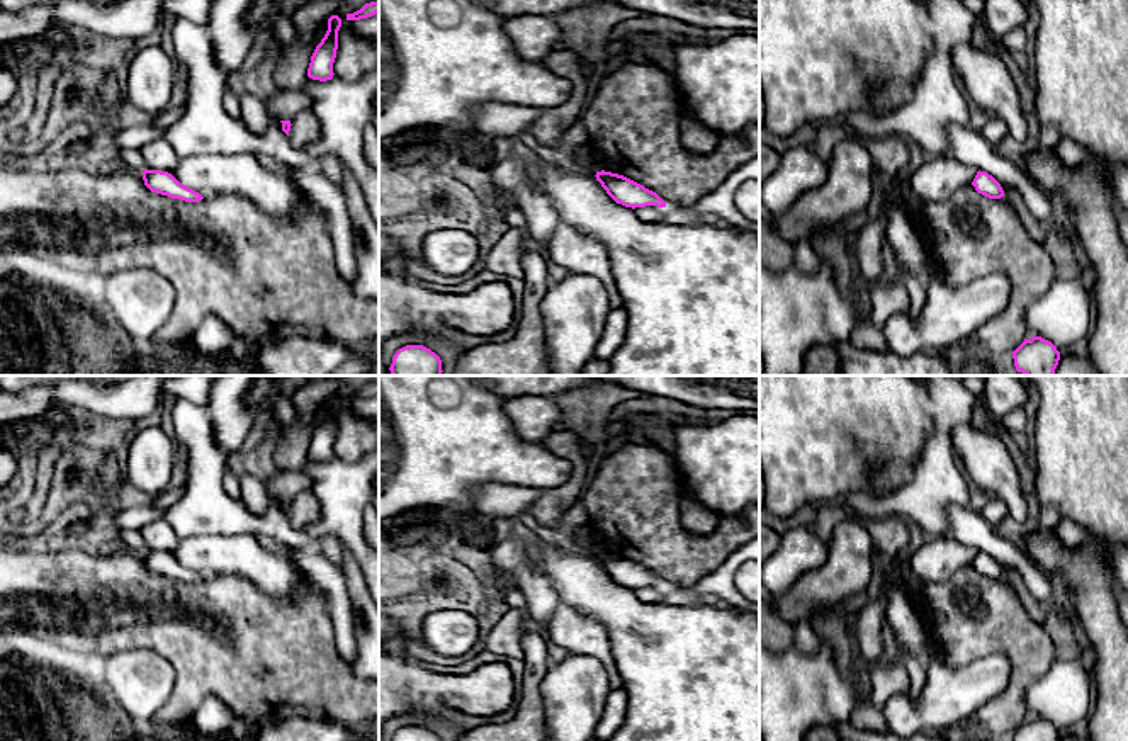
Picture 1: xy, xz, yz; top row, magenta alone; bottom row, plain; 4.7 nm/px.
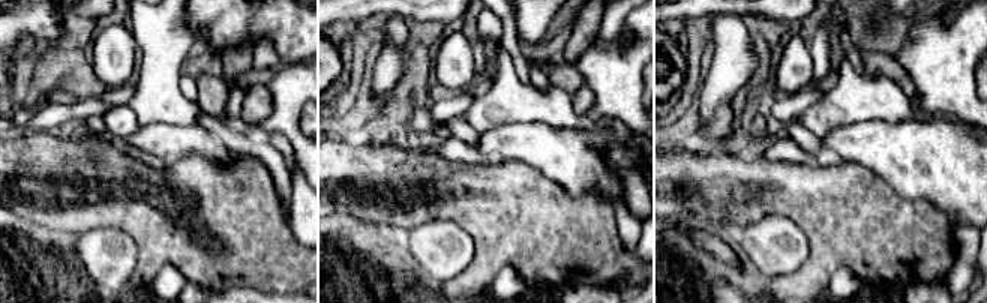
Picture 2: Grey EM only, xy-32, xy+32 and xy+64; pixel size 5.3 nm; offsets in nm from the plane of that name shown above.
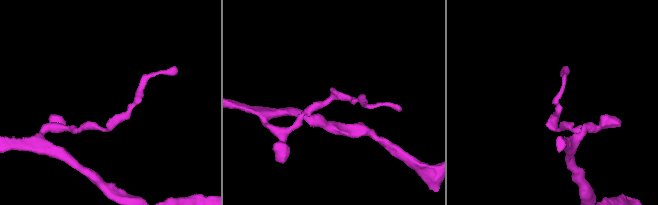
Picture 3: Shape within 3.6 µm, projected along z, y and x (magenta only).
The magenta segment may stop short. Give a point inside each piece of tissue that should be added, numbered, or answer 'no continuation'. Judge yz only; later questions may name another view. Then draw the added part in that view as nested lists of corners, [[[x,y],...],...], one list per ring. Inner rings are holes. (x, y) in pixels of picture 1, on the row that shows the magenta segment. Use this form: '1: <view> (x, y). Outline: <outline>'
no continuation

